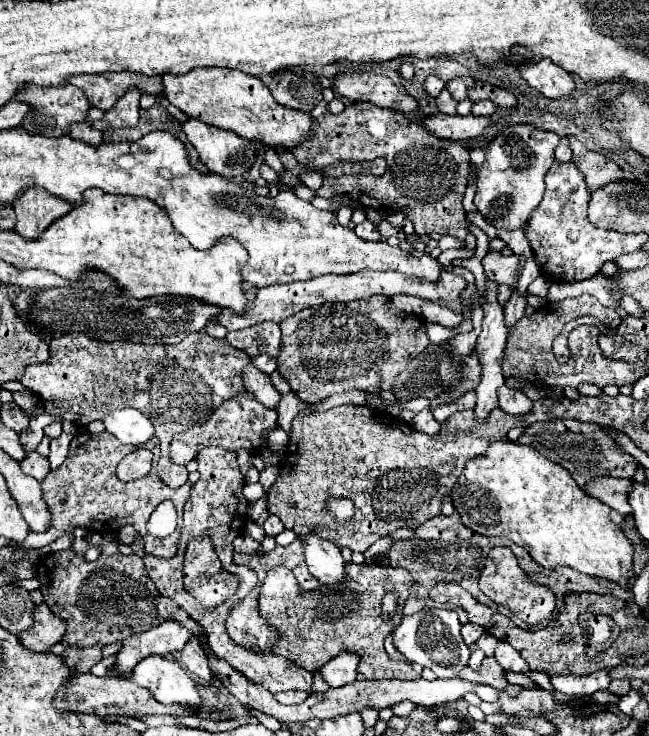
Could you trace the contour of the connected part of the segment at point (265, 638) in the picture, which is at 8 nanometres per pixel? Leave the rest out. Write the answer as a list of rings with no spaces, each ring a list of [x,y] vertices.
[[[255,587],[245,599],[241,599],[227,617],[227,633],[235,645],[255,649],[255,653],[271,653],[271,645],[279,639],[279,631],[271,629],[259,613],[259,589]]]

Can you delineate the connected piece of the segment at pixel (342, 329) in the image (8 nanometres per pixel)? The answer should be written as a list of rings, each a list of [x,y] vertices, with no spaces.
[[[382,295],[299,311],[297,315],[287,317],[281,323],[281,331],[283,337],[279,373],[289,381],[293,393],[309,403],[323,401],[333,393],[345,393],[349,389],[377,393],[381,389],[381,383],[385,383],[385,389],[391,389],[395,377],[409,365],[411,359],[415,359],[429,345],[425,323],[419,317],[393,307],[390,298]]]

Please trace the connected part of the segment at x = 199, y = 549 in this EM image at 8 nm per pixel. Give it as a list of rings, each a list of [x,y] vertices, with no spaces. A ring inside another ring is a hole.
[[[209,537],[189,541],[183,565],[183,583],[185,589],[207,609],[219,607],[239,587],[239,579],[217,559]]]

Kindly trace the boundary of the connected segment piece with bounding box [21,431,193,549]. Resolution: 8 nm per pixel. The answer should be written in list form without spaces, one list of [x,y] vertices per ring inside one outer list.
[[[107,431],[103,433],[77,433],[71,439],[69,445],[69,453],[65,457],[65,463],[61,467],[57,467],[55,471],[51,471],[43,483],[43,497],[53,513],[51,519],[51,527],[45,533],[29,533],[27,539],[21,543],[21,547],[25,549],[35,549],[35,547],[43,547],[47,543],[53,543],[55,539],[59,539],[63,533],[71,533],[77,527],[91,531],[91,533],[101,533],[101,535],[113,535],[115,531],[119,531],[125,525],[135,525],[137,519],[145,521],[137,521],[137,523],[147,523],[149,515],[155,511],[155,507],[169,499],[173,501],[177,515],[183,515],[183,507],[187,503],[187,497],[191,495],[193,485],[185,483],[179,489],[171,489],[167,487],[159,477],[157,477],[156,467],[160,458],[160,442],[157,437],[150,439],[144,446],[153,453],[152,469],[149,477],[137,479],[137,481],[127,481],[123,483],[117,477],[117,465],[119,461],[131,453],[135,447],[131,445],[123,445],[119,439],[111,437]]]

